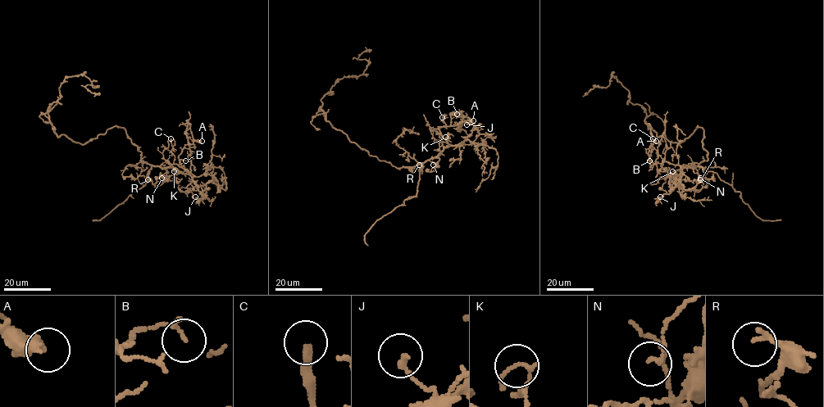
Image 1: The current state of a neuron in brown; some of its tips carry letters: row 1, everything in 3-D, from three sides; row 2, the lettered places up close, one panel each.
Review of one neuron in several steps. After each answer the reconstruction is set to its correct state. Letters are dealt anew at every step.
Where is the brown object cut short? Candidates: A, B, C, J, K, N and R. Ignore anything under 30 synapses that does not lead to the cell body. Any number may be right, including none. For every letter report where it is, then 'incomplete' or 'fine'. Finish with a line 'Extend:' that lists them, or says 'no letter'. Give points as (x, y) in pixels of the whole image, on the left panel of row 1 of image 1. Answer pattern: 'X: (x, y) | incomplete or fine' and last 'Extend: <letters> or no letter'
A: (202, 141) | fine
B: (185, 160) | fine
C: (170, 138) | fine
J: (195, 196) | fine
K: (174, 171) | fine
N: (161, 178) | fine
R: (147, 179) | fine
Extend: no letter

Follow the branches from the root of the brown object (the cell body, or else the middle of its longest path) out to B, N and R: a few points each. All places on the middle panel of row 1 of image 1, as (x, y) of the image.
B: (378, 158), (412, 172), (443, 149), (439, 128), (449, 126), (450, 115), (457, 114)
N: (378, 158), (396, 168), (408, 167), (412, 172), (412, 169), (420, 163), (434, 158), (439, 159), (433, 165)
R: (378, 158), (396, 168), (408, 167), (412, 172), (413, 167), (421, 163), (421, 170), (421, 165), (419, 165)

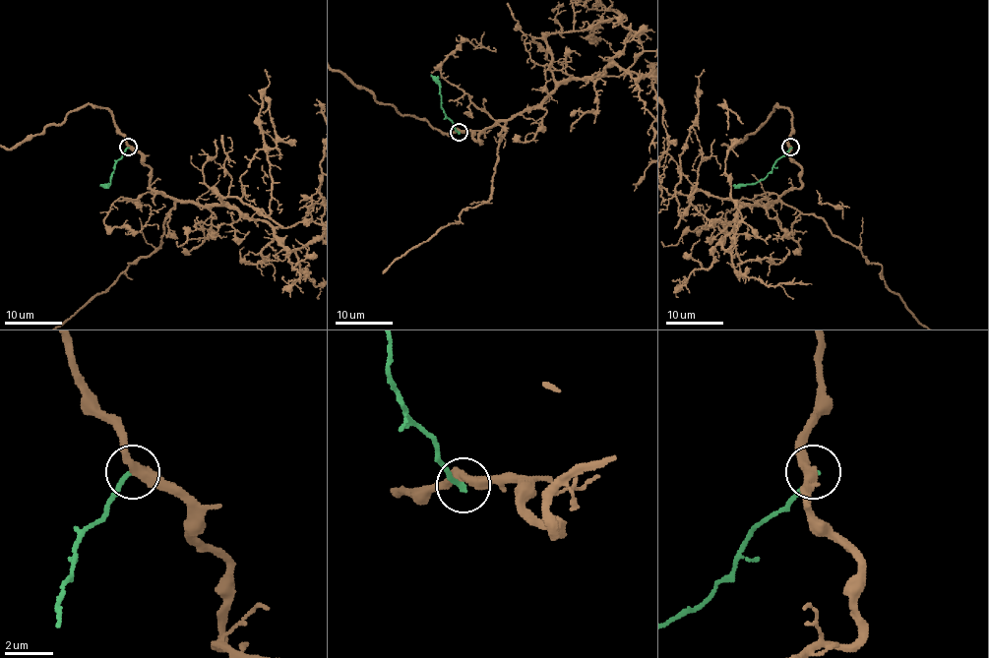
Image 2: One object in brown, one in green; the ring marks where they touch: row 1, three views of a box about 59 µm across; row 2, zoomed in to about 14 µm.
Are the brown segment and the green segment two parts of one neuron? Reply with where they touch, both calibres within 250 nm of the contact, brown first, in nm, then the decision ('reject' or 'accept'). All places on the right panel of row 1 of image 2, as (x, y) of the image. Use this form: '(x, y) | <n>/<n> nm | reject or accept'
(790, 147) | 400/200 nm | reject

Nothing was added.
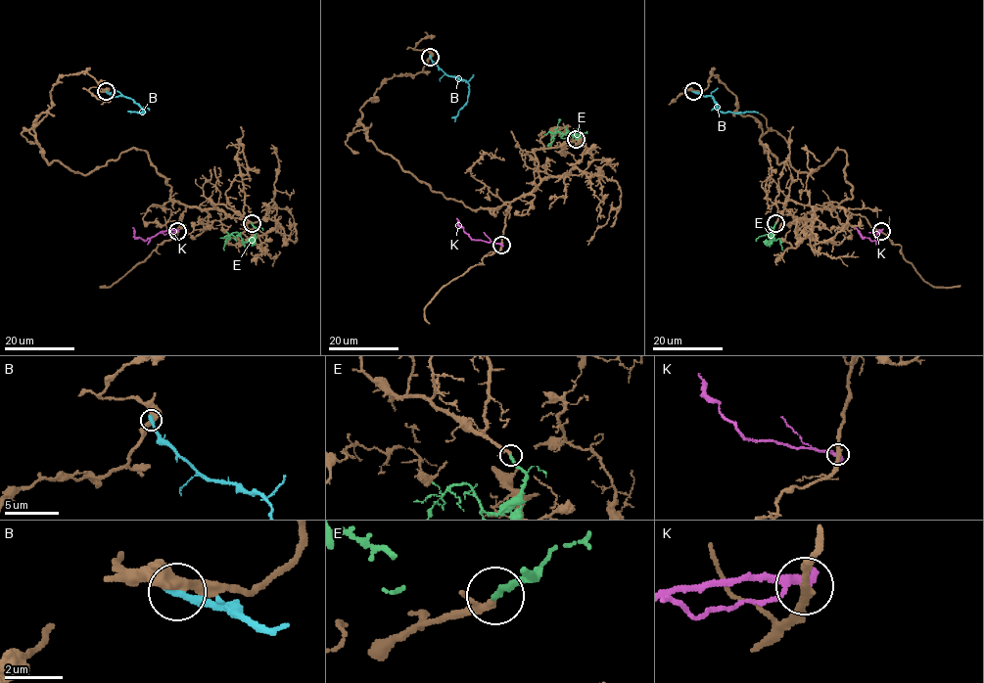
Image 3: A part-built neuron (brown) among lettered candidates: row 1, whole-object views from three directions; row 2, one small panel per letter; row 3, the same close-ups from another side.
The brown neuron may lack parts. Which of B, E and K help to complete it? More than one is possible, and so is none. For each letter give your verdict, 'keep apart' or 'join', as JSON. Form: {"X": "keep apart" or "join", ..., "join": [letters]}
{"B": "keep apart", "E": "join", "K": "keep apart", "join": ["E"]}

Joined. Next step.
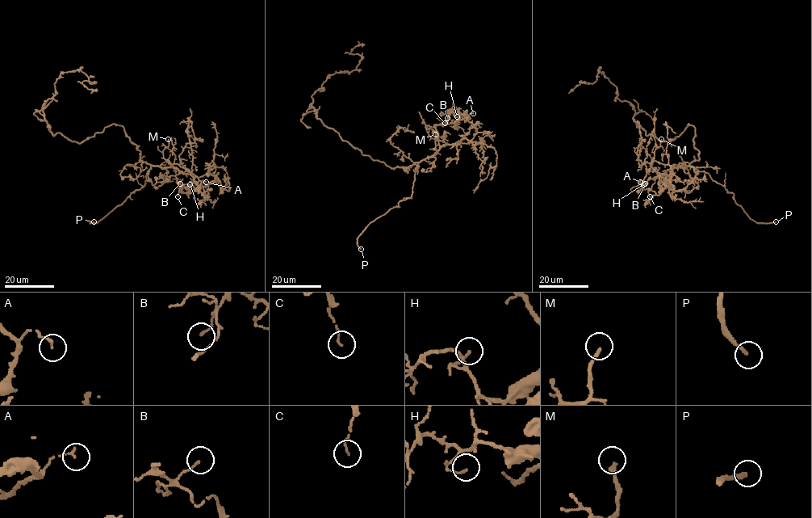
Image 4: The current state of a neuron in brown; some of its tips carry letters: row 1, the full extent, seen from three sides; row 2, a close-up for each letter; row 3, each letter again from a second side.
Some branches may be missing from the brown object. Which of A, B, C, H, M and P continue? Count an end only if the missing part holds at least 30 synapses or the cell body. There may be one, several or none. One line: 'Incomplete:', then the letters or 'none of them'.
Incomplete: M, P

